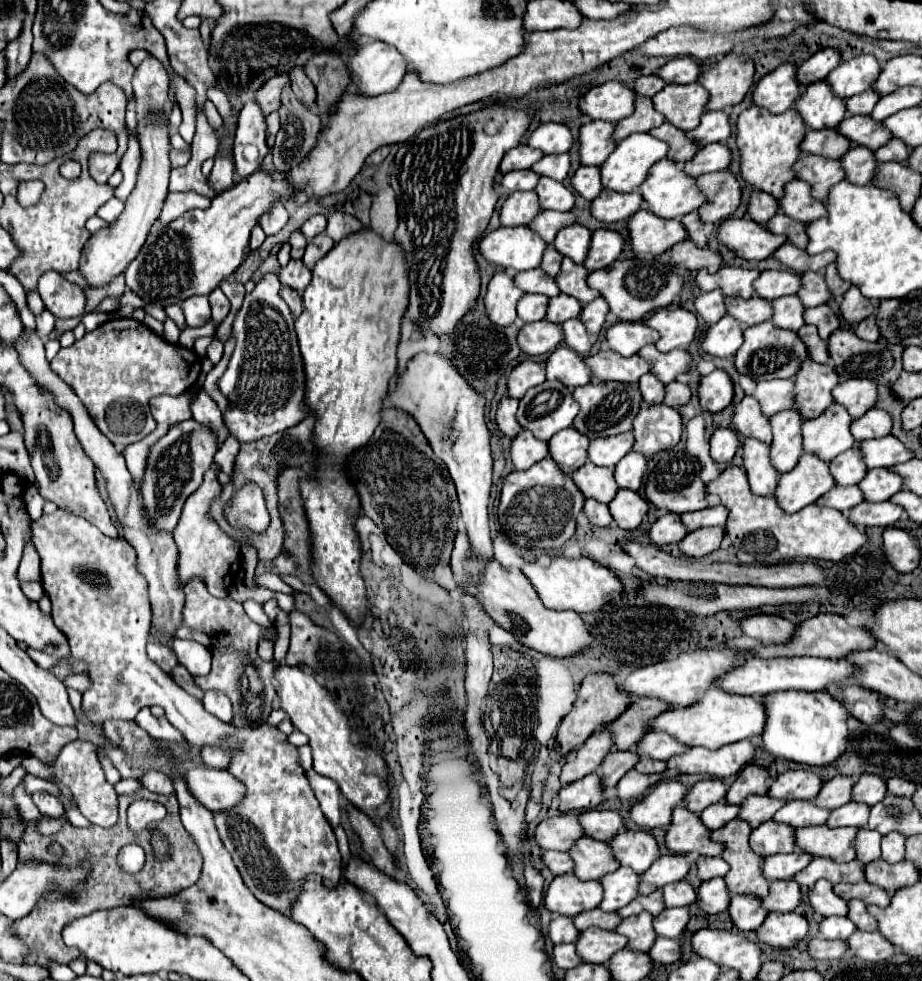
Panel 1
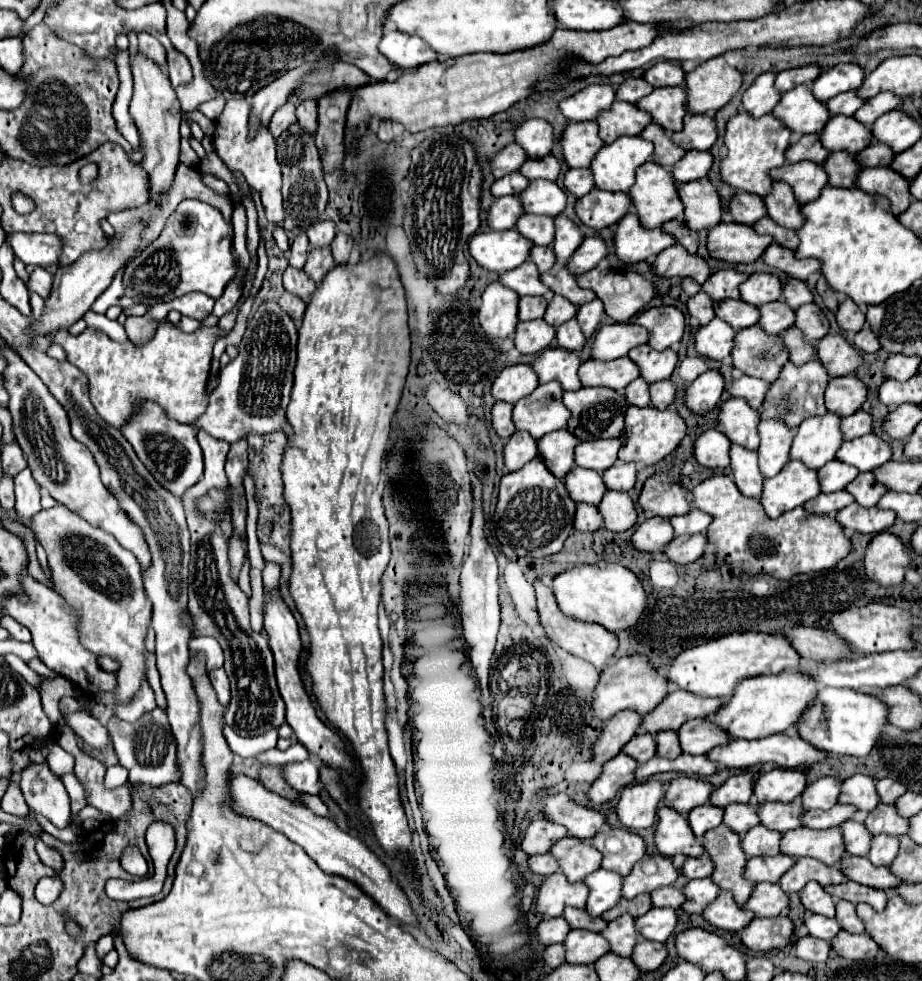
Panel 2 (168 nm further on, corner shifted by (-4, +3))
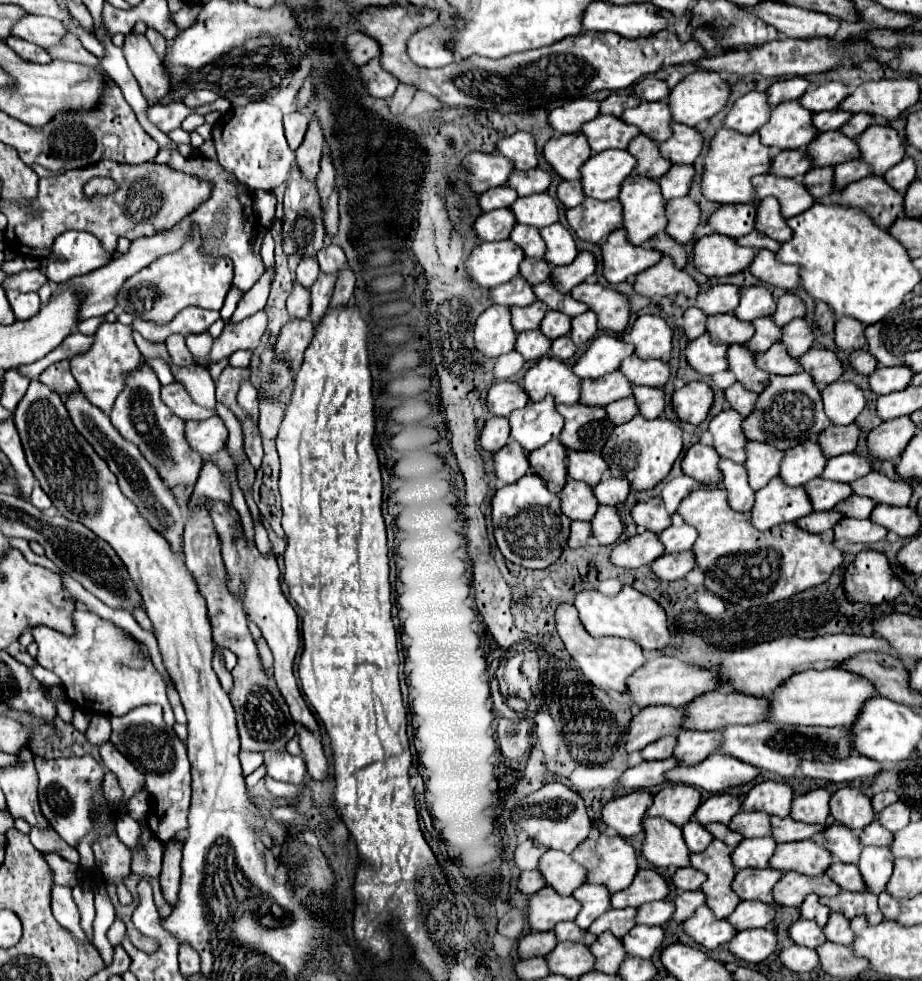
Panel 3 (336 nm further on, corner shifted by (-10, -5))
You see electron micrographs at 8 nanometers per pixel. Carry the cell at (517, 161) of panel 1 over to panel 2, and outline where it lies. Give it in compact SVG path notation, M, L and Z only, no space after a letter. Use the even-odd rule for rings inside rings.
M517 144L505 146L505 148L493 158L493 162L491 162L491 166L493 166L493 176L495 176L495 178L501 178L501 176L505 176L505 174L511 174L511 172L519 170L527 158L529 158L529 156L525 156L523 148L517 148Z

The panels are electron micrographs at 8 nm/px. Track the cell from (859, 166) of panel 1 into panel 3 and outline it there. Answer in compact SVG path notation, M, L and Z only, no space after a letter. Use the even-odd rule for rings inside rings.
M811 168L803 176L803 186L815 200L829 196L833 192L833 168Z

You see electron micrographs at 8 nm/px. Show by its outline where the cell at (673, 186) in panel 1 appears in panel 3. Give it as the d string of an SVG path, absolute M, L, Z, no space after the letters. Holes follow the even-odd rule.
M631 174L623 180L617 198L623 208L623 228L631 244L639 246L665 230L665 200L655 180Z

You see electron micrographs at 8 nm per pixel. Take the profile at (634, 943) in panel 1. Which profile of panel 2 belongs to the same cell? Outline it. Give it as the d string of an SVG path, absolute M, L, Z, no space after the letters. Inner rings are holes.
M627 914L613 920L613 922L609 922L607 928L601 934L609 940L611 952L615 952L619 956L631 956L635 944L639 942L635 918L627 916Z

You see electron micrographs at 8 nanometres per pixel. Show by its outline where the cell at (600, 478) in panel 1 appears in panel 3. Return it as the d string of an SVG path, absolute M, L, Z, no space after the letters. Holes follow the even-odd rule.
M567 480L565 488L559 492L561 508L569 520L583 520L589 522L597 512L597 500L593 496L593 488L589 484Z

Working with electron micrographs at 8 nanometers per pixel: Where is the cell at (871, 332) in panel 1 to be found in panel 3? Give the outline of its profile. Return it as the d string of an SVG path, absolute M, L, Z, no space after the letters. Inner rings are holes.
M855 350L849 354L849 362L851 362L851 368L857 372L857 374L863 374L863 376L869 376L875 372L877 368L877 360L873 354L869 354L867 350Z

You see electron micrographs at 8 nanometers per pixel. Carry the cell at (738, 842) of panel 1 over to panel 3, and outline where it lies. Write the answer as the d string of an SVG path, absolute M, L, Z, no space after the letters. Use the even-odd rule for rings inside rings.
M713 840L705 852L691 854L691 866L705 872L707 880L703 882L701 892L705 894L705 906L717 918L727 918L739 904L739 896L731 890L735 878L735 868L731 862L731 848L721 840Z

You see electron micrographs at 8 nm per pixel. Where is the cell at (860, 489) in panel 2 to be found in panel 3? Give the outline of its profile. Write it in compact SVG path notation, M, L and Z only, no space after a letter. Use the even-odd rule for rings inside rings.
M849 496L847 500L837 504L837 512L843 512L843 516L851 516L851 518L869 518L871 510L875 508L875 502L871 498L865 496Z

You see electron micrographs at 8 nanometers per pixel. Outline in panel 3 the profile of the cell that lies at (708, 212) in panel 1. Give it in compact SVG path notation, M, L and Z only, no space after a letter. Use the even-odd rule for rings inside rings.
M689 196L675 198L667 202L667 228L665 232L681 242L687 244L693 238L695 228L699 226L699 206L689 200Z

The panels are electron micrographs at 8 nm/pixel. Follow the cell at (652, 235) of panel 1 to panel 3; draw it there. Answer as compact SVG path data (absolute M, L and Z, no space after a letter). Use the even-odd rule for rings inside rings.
M625 228L613 230L601 244L603 276L609 284L619 284L661 260L661 254L647 246L633 246L625 236Z

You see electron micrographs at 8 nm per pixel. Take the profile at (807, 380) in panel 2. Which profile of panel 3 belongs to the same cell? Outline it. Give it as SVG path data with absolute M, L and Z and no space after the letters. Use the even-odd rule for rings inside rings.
M797 372L791 376L769 376L769 384L755 404L755 412L743 420L743 434L747 440L767 442L775 444L779 450L787 450L803 440L813 440L829 424L831 422L823 410L823 400L815 382L807 372Z

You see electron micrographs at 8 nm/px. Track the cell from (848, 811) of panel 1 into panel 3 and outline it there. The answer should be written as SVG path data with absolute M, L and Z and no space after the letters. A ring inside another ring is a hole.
M771 816L771 838L775 842L795 842L795 840L817 838L833 822L835 820L831 816L829 816L829 820L825 824L805 824L805 822L793 820L791 816L785 816L785 818Z

